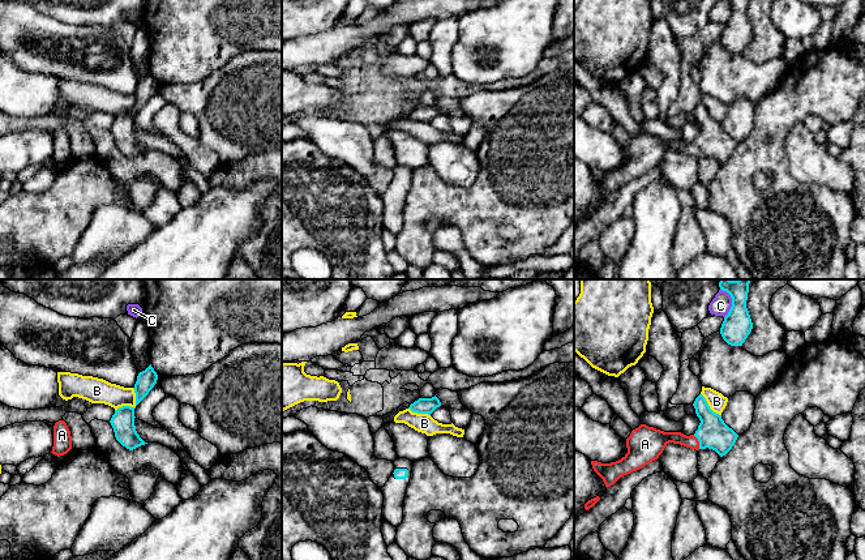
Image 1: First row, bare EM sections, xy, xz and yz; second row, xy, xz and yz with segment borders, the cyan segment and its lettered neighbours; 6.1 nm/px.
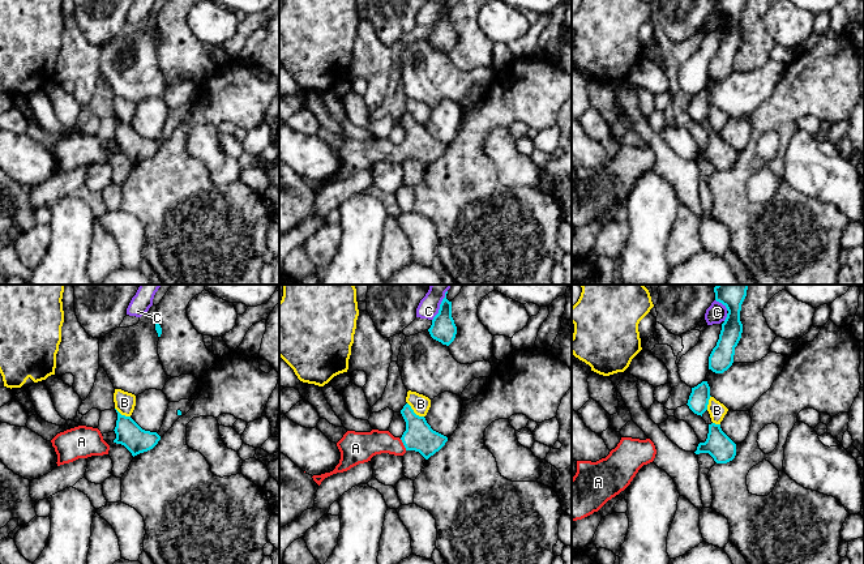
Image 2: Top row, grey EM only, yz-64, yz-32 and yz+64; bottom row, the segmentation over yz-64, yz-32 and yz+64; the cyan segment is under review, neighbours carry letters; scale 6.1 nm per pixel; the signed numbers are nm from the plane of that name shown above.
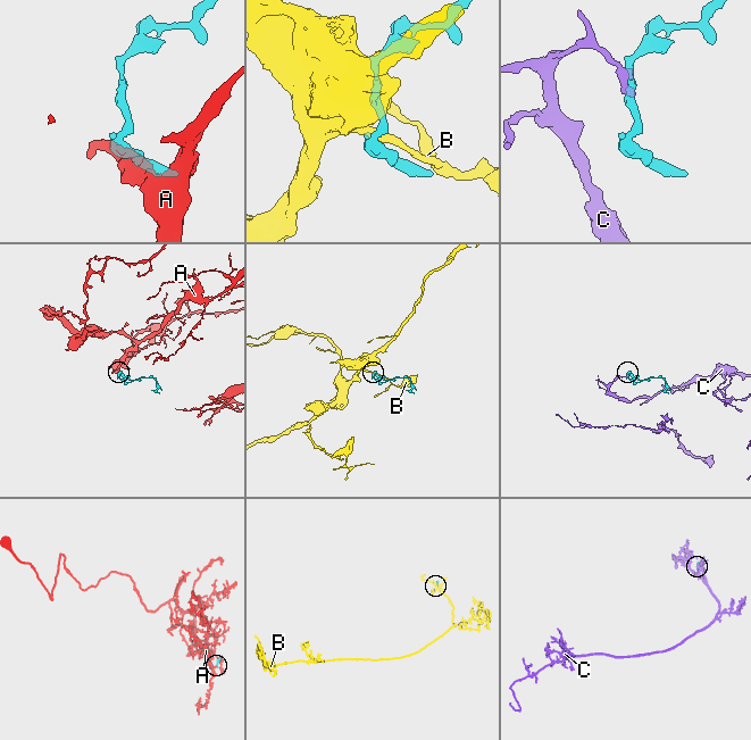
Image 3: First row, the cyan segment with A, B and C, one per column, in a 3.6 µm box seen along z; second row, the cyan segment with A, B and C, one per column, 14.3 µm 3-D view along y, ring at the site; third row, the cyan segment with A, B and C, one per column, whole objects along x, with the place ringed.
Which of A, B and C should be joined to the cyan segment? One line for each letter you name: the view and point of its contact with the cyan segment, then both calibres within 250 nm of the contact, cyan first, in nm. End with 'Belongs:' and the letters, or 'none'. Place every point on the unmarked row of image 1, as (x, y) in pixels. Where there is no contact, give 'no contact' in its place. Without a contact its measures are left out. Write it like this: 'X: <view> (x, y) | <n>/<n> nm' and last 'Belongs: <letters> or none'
A: yz (698, 148) | 190/120 nm
Belongs: A

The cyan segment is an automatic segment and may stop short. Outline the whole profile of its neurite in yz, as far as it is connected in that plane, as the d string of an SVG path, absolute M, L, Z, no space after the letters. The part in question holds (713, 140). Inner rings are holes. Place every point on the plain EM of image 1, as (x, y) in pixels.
M702 102L695 106L693 114L701 128L694 142L686 144L681 140L664 140L641 132L626 146L628 161L621 167L611 171L591 168L594 179L603 187L605 194L611 194L621 184L658 167L669 150L695 158L708 155L720 164L725 163L735 153L738 142L724 131L721 123L710 116Z

